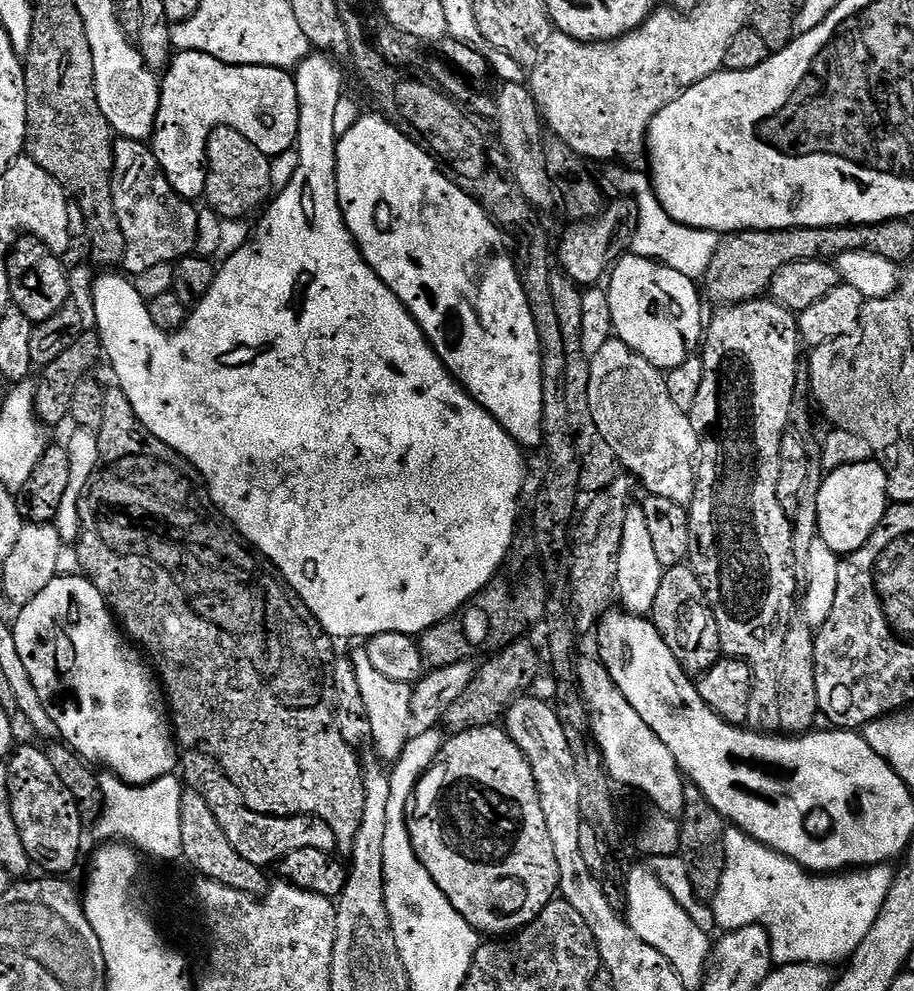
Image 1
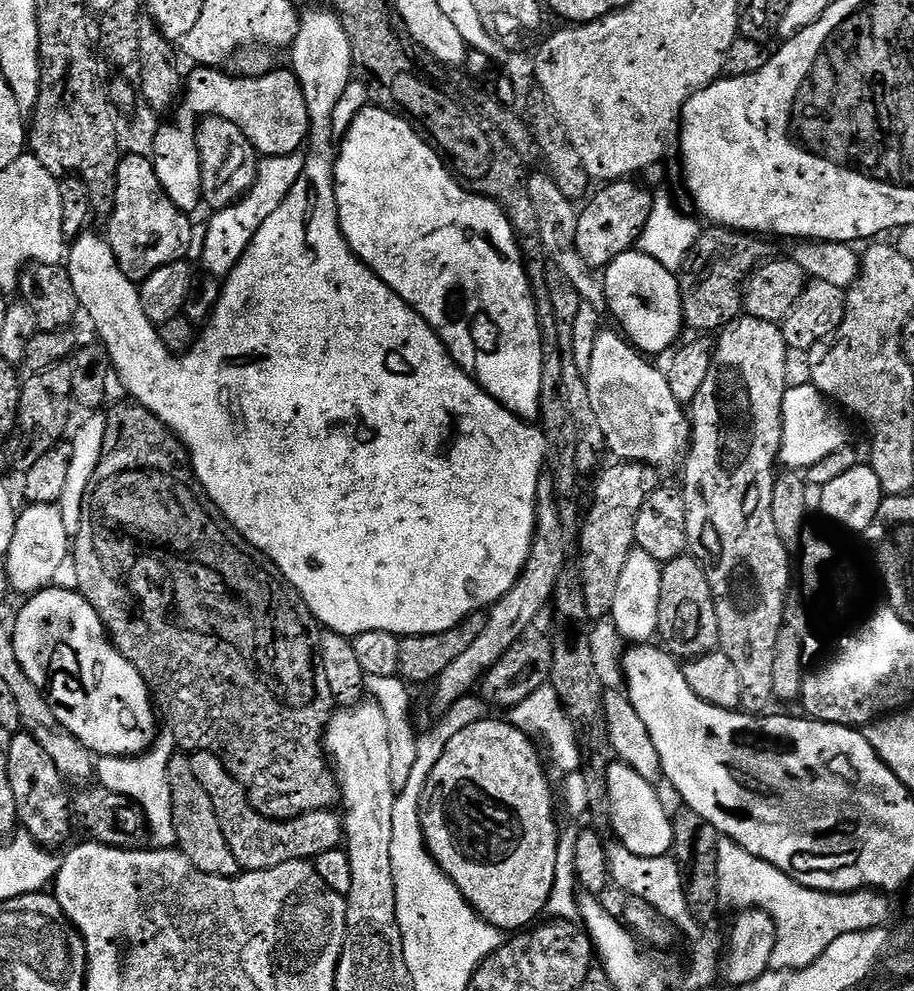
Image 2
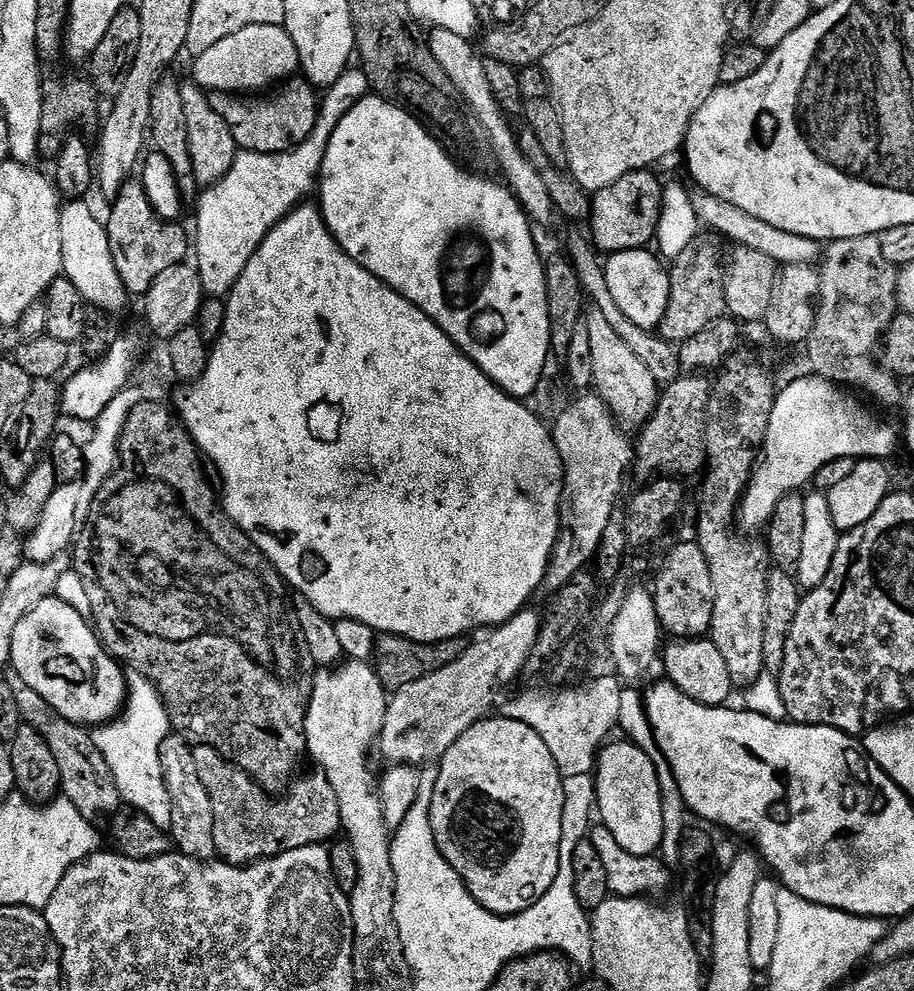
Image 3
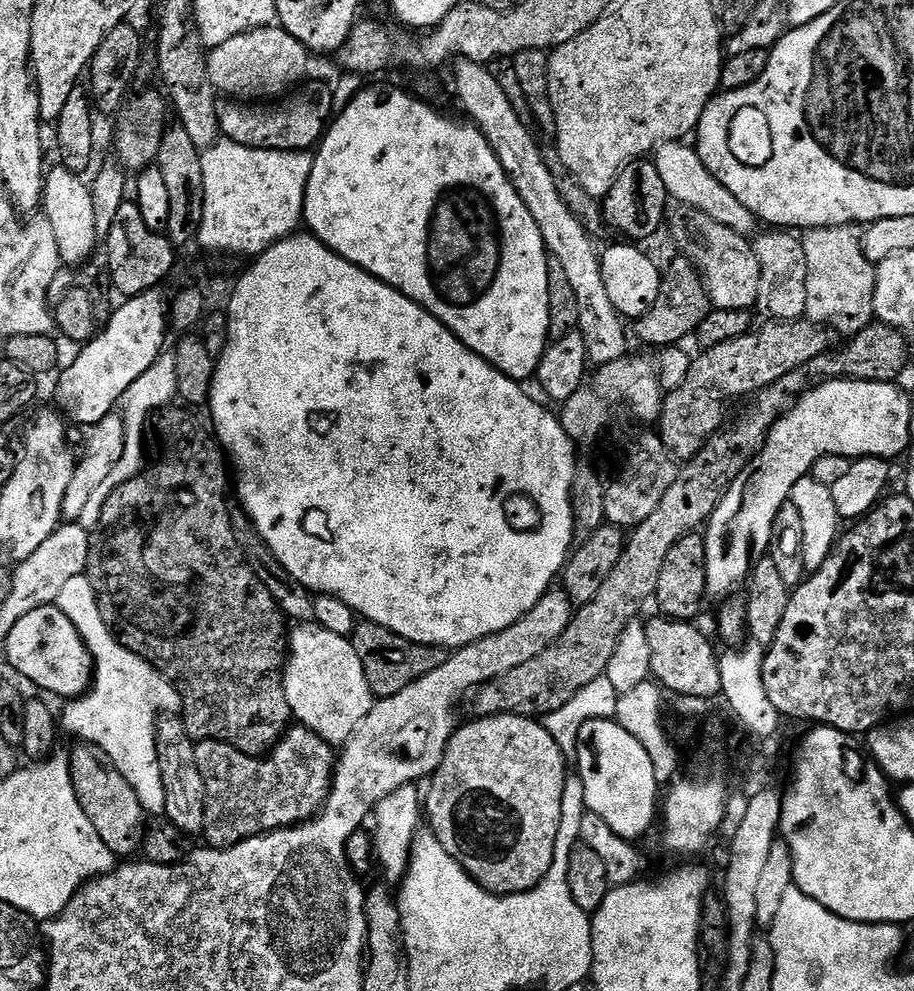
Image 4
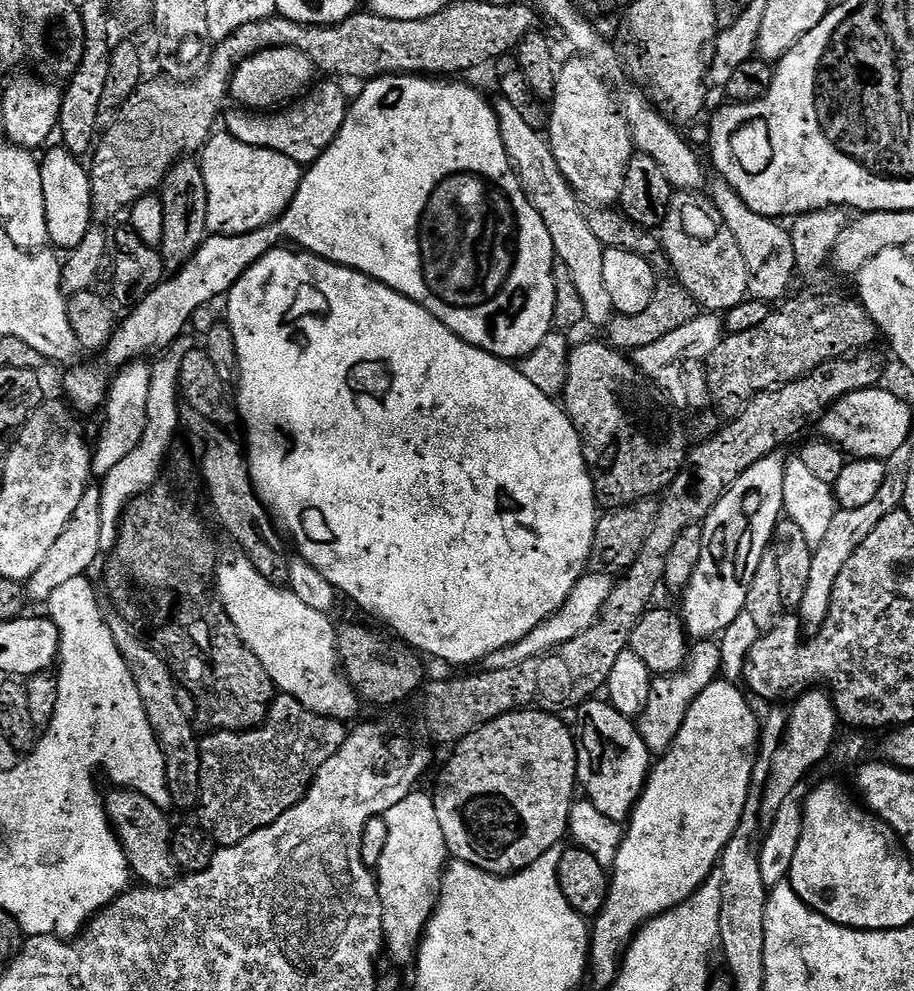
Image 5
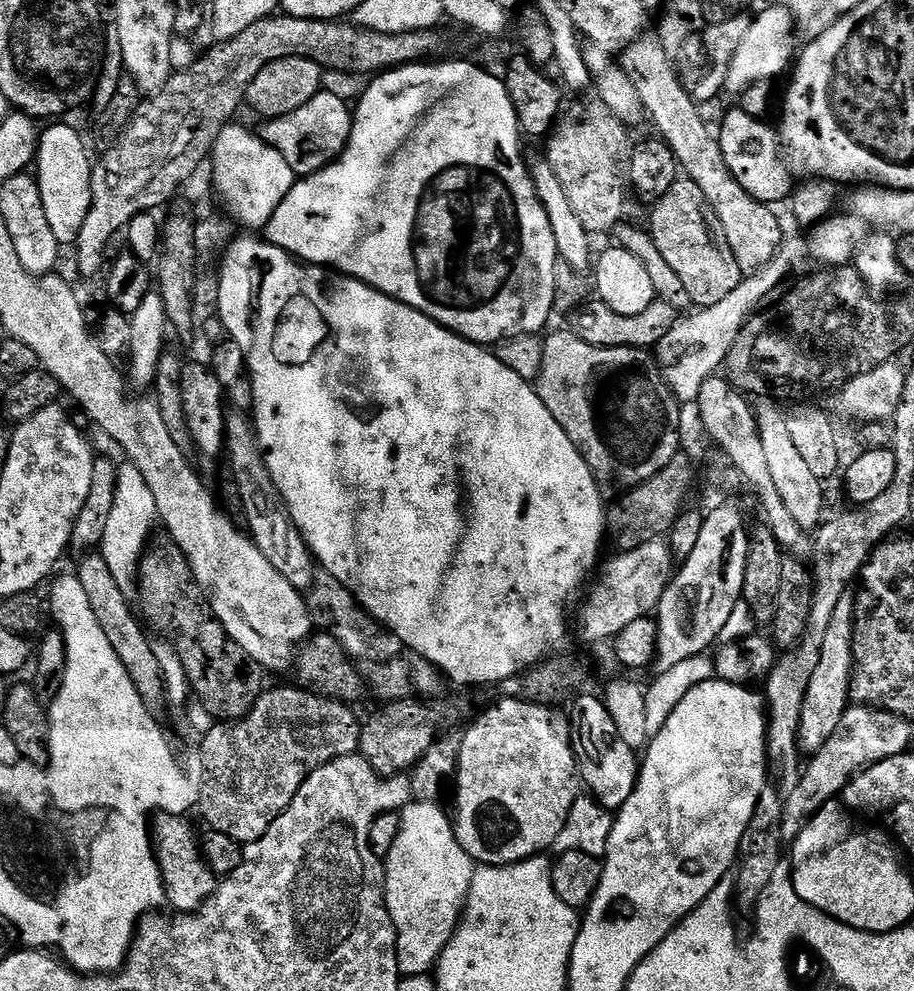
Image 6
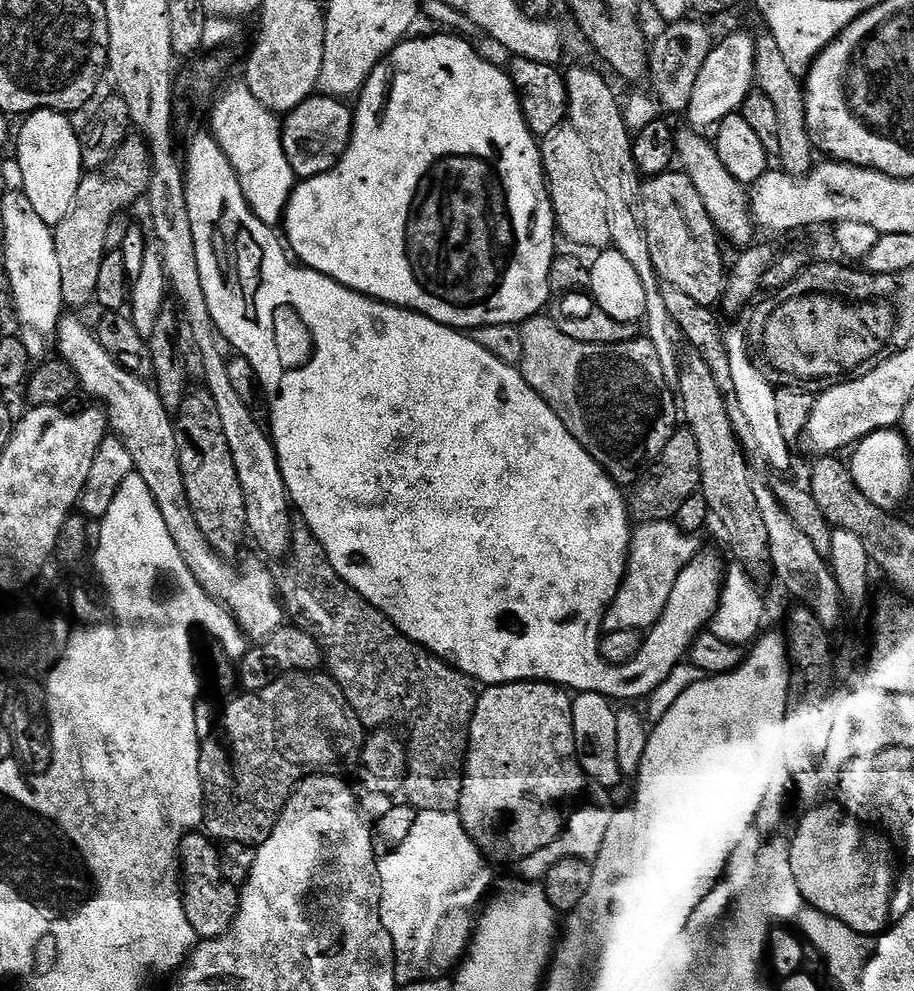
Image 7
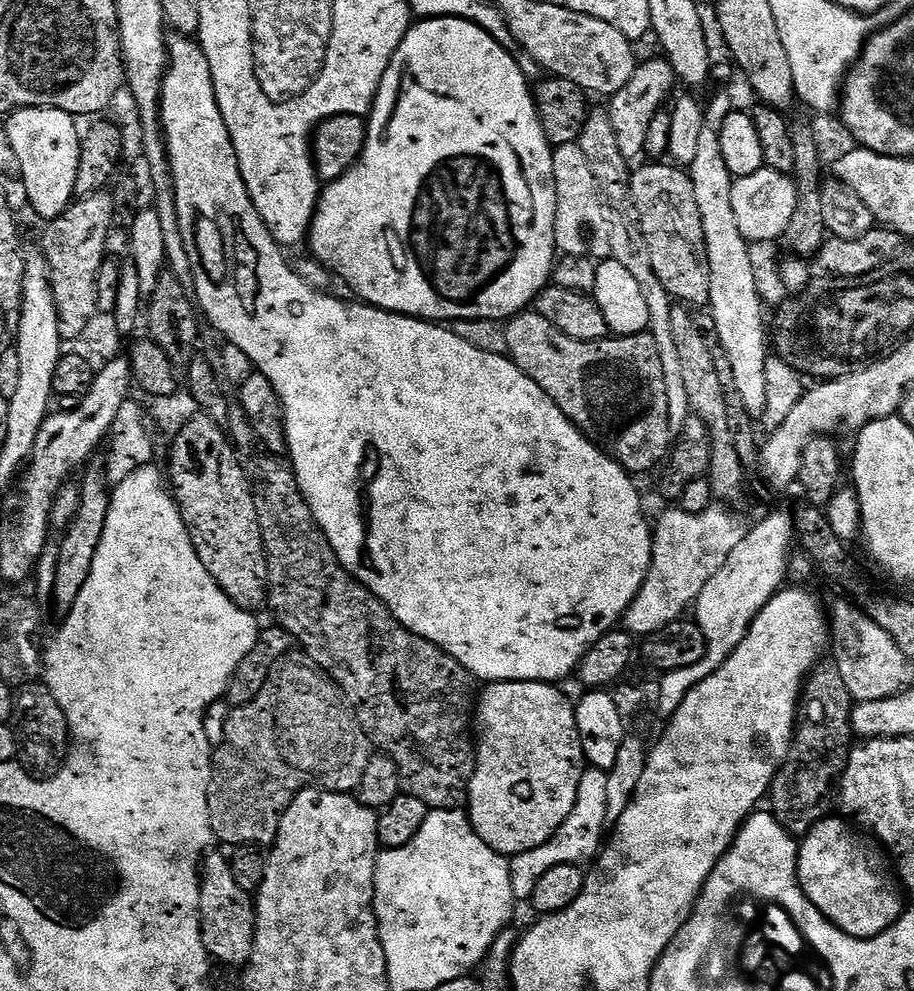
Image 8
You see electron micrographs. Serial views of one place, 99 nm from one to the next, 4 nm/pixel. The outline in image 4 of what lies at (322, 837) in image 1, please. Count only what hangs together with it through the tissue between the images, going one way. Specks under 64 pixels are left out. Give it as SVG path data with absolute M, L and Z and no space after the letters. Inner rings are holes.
M303 726L289 727L284 738L263 758L246 754L221 740L199 741L196 761L206 786L206 822L202 836L208 839L205 840L207 847L233 848L244 840L263 836L266 832L277 832L279 828L295 828L312 819L328 800L337 759L333 745Z

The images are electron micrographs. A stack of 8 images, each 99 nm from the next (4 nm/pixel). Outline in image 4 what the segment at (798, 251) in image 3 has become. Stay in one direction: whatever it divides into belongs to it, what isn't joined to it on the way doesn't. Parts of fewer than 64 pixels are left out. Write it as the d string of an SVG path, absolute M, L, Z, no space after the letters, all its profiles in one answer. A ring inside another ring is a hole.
M673 142L671 144L661 144L654 153L654 163L658 174L662 177L662 186L666 186L669 197L680 204L685 204L685 209L706 214L706 218L714 218L722 226L727 226L729 230L734 230L740 236L751 237L758 227L758 221L706 166L702 166L702 158L697 154L695 147L684 142Z

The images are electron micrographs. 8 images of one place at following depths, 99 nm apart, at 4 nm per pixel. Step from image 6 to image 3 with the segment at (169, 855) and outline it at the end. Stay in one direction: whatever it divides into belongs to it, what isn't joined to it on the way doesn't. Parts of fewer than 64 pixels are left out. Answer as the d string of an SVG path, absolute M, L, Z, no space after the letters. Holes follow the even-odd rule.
M15 670L7 673L6 682L10 690L14 690L14 699L18 701L18 710L24 723L34 726L42 734L42 738L46 738L46 746L50 746L54 762L58 762L60 792L63 799L74 802L76 809L89 818L111 817L121 807L122 788L115 782L115 776L107 764L106 753L100 747L97 737L91 736L88 733L91 731L85 725L75 724L57 714L54 706L50 706L50 702L46 702L46 698L42 698L38 690L26 686L26 682L22 682Z

